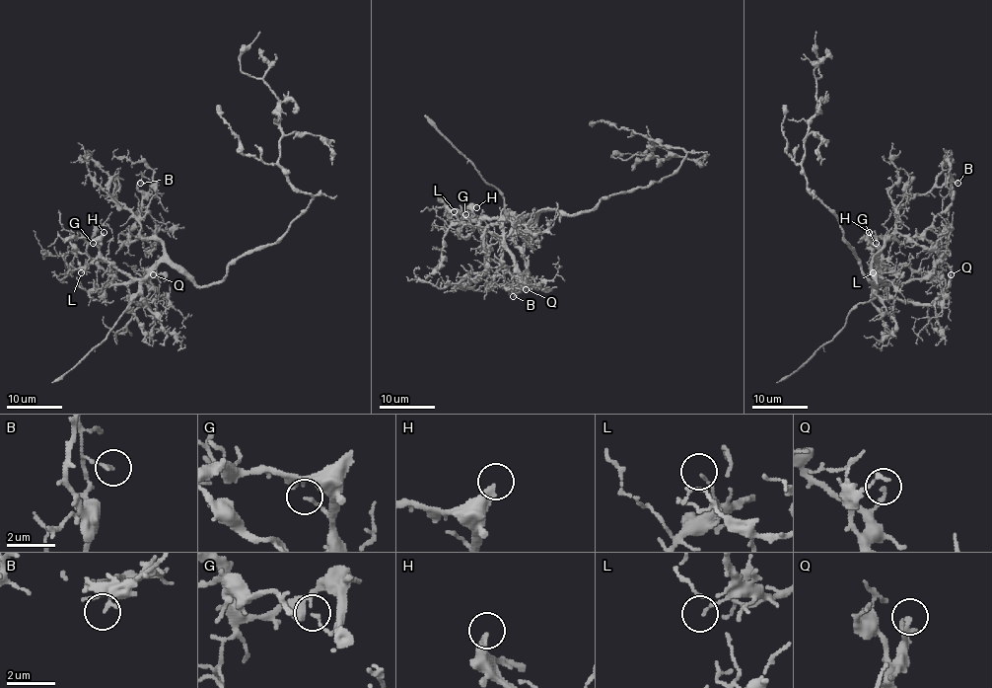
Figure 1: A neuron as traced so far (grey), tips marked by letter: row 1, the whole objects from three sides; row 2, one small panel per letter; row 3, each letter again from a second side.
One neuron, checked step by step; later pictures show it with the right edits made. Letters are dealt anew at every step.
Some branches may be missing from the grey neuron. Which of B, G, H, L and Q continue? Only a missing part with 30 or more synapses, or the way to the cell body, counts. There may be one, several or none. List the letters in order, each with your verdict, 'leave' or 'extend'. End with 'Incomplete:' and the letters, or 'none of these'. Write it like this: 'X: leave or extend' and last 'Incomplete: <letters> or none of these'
B: leave
G: leave
H: extend
L: leave
Q: leave
Incomplete: H

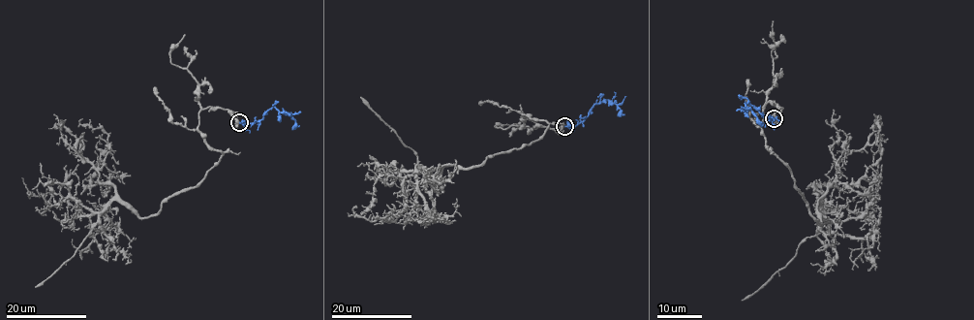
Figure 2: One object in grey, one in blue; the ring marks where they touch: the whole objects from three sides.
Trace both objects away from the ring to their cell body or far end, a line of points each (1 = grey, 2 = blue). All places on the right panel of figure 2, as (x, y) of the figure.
1: (774, 118), (770, 102), (766, 144), (816, 221), (819, 204), (830, 222), (861, 217), (879, 196), (870, 179)
2: (774, 118), (756, 111), (748, 102), (745, 107), (762, 126)

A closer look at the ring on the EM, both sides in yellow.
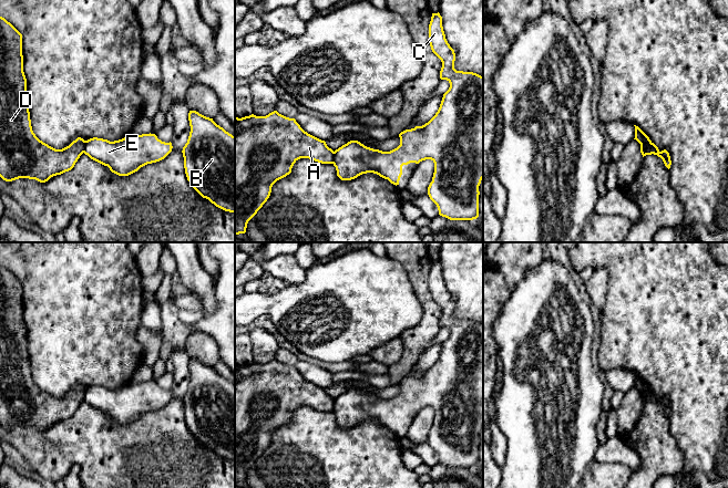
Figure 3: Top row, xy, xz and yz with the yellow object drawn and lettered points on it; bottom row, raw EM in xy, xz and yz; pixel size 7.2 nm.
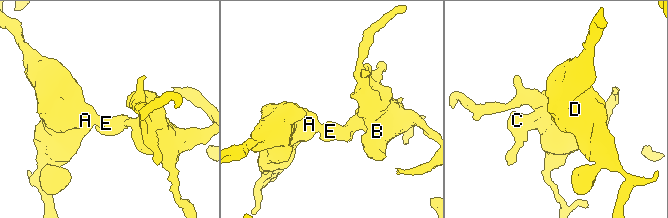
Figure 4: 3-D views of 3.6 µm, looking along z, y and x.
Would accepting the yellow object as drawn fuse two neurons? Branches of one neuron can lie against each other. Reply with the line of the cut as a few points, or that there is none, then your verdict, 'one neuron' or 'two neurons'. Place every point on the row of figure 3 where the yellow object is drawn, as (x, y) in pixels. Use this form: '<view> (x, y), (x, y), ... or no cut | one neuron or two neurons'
xy (86, 141), (83, 152) | two neurons

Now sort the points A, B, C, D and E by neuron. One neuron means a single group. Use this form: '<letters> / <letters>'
A D / B C E

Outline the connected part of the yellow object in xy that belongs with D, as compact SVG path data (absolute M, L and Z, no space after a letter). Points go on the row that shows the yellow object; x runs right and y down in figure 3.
M0 17L0 177L6 181L29 178L45 183L74 167L84 153L85 142L78 137L69 146L55 149L35 136L31 126L23 72L22 34Z

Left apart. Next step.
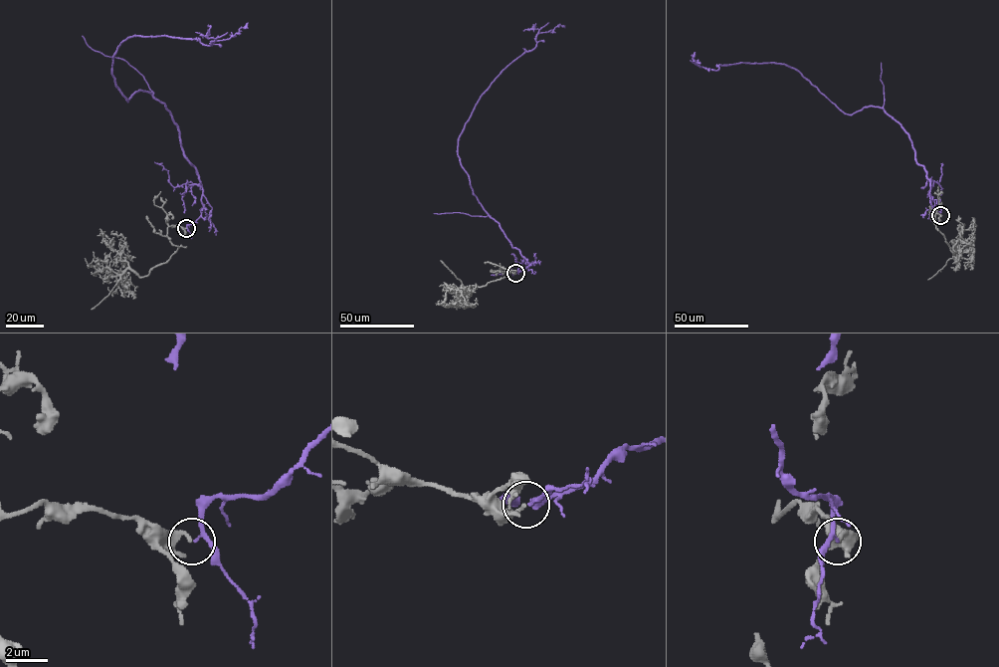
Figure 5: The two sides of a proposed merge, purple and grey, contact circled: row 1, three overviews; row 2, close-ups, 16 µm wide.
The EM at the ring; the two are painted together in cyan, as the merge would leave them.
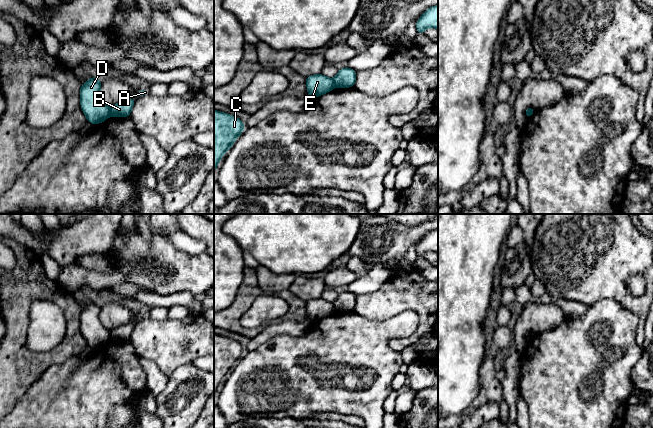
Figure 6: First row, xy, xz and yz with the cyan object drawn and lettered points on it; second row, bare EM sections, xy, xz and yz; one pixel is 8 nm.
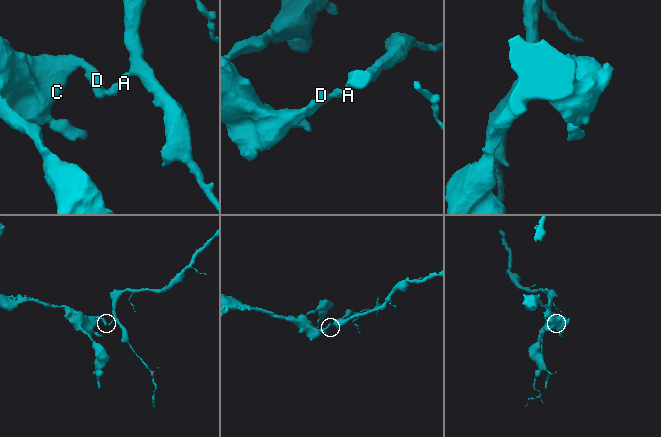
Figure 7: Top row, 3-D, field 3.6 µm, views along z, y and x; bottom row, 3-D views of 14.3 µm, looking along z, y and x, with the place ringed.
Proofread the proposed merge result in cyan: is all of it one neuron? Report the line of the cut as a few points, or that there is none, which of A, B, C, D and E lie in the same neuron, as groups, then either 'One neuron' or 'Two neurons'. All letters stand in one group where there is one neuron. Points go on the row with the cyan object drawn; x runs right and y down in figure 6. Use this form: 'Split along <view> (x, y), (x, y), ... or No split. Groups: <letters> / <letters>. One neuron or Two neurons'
Split along xy (109, 107), (110, 115). Groups: A B / C D E. Two neurons

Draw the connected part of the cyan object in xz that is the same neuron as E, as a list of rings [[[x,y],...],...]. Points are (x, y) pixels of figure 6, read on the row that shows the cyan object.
[[[320,73],[306,77],[306,86],[308,96],[314,98],[332,91],[335,87],[335,83],[333,79]]]

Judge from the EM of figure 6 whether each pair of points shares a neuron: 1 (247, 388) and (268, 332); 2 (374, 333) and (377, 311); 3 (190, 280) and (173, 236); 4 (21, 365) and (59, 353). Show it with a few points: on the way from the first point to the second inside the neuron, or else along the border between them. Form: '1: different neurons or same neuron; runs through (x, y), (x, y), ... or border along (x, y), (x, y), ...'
1: different neurons; border along (286, 334), (275, 335), (253, 350), (245, 352)
2: different neurons; border along (355, 311), (375, 320), (387, 320), (398, 314)
3: different neurons; border along (163, 232), (175, 247), (190, 254), (201, 254)
4: same neuron; runs through (30, 365), (50, 358)

